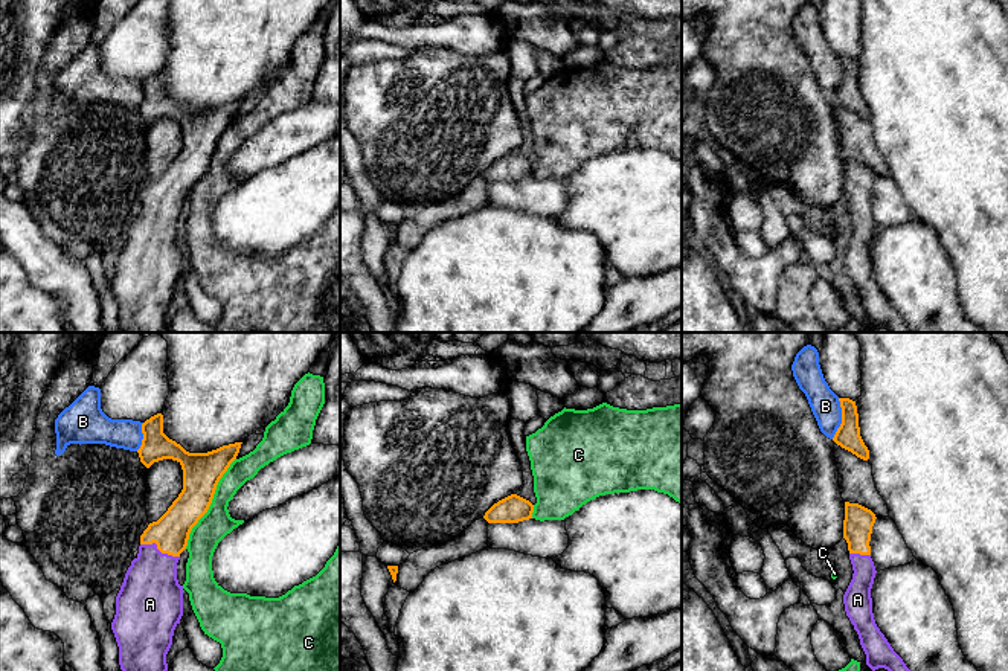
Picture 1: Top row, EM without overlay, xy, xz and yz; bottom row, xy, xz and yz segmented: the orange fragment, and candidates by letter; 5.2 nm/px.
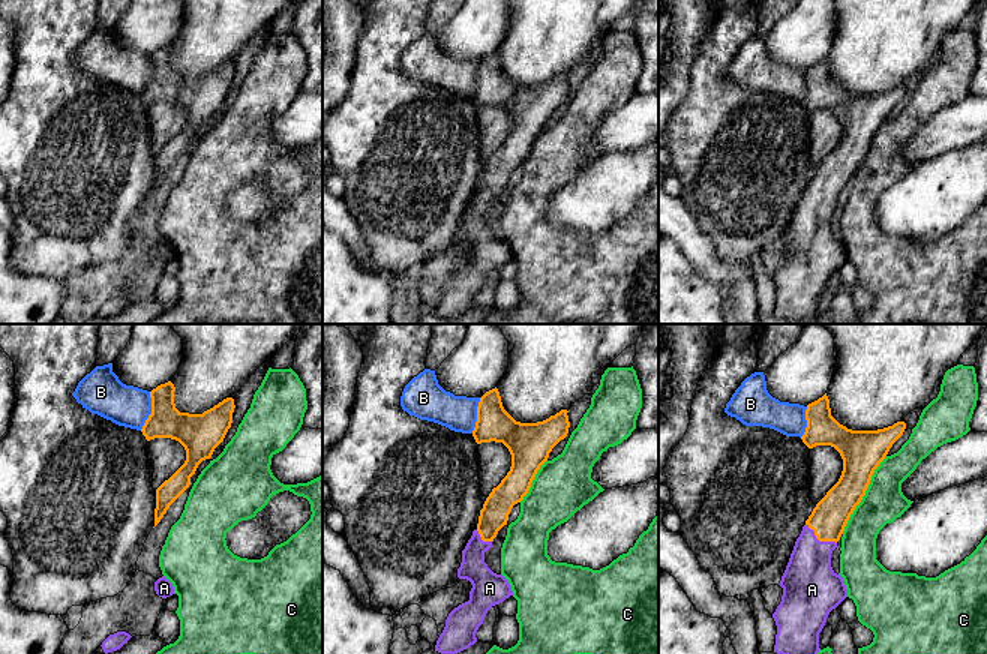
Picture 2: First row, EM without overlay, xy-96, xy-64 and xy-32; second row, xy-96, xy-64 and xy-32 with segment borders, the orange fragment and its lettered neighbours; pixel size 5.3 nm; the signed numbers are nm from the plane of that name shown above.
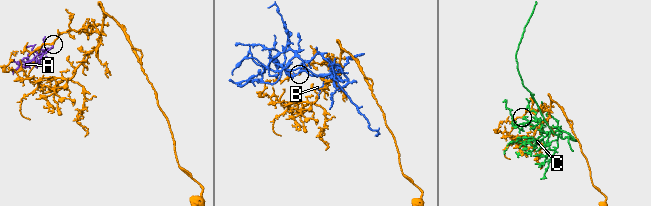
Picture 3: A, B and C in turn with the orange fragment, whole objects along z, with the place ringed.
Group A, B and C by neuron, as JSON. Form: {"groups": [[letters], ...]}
{"groups": [["A"], ["B"], ["C"]]}

